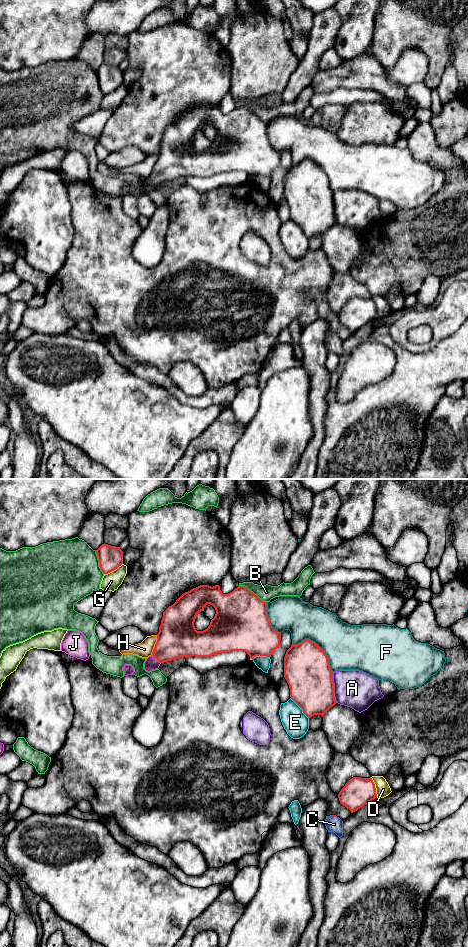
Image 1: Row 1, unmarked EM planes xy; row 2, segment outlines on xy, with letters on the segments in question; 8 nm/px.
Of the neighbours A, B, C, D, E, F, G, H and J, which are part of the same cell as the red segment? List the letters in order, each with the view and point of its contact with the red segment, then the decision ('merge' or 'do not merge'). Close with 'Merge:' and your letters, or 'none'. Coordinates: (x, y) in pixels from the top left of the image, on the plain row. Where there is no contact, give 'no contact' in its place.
A: xy (333, 207) | do not merge
B: xy (252, 112) | do not merge
C: xy (333, 335) | merge
D: xy (374, 307) | do not merge
E: xy (300, 227) | do not merge
F: xy (318, 166) | do not merge
G: xy (113, 90) | do not merge
H: xy (155, 165) | do not merge
J: xy (156, 178) | merge
Merge: C, J

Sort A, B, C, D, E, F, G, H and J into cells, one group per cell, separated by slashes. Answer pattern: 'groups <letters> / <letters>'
groups A / B / C J / D / E / F / G / H

